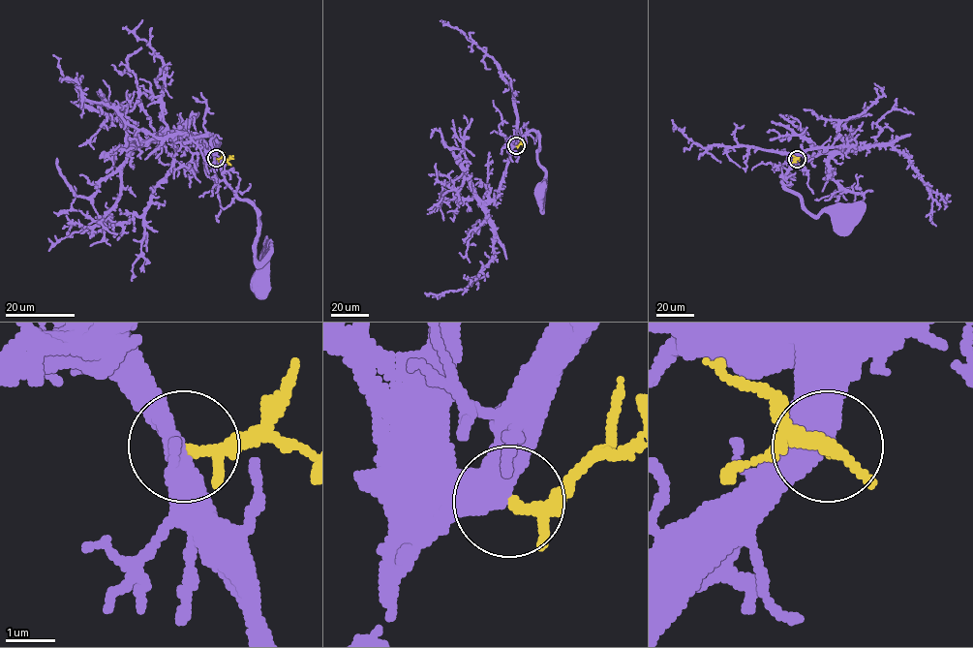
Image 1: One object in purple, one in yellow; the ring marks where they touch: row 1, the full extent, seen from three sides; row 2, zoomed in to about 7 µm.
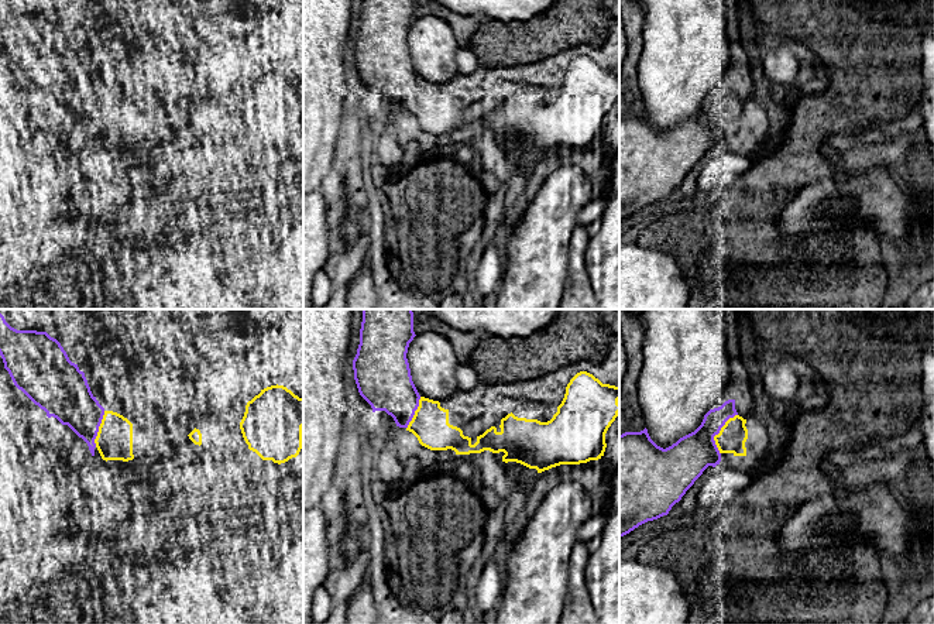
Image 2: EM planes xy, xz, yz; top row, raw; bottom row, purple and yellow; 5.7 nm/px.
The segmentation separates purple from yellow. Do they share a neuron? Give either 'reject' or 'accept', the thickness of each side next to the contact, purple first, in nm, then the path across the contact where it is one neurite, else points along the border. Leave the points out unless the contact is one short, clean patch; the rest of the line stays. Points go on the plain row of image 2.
accept | 240/160 nm

